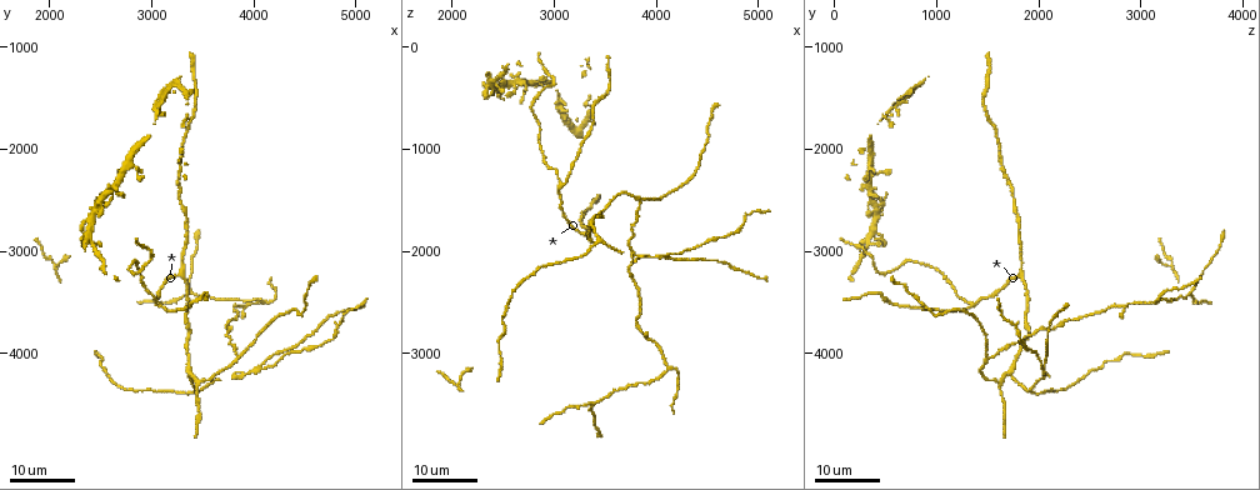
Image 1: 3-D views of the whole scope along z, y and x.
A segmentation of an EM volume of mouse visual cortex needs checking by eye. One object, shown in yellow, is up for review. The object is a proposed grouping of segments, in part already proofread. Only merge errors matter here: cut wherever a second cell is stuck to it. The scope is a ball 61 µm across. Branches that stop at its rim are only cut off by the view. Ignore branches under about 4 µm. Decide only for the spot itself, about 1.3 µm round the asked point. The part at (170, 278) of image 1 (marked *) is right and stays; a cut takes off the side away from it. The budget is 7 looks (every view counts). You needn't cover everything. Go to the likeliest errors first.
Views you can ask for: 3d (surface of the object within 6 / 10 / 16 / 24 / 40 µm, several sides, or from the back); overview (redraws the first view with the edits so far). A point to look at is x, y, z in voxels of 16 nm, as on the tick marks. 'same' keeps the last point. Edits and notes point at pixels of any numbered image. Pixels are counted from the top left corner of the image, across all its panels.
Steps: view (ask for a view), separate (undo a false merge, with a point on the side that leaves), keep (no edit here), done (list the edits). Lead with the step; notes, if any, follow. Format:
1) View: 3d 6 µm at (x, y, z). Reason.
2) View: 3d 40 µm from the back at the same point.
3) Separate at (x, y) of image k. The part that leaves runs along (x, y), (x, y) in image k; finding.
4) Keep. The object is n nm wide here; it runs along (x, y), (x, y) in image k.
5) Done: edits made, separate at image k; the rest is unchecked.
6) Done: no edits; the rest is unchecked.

View: 3d 24 µm at (3340, 3220, 1840). Side arm on a straight run.

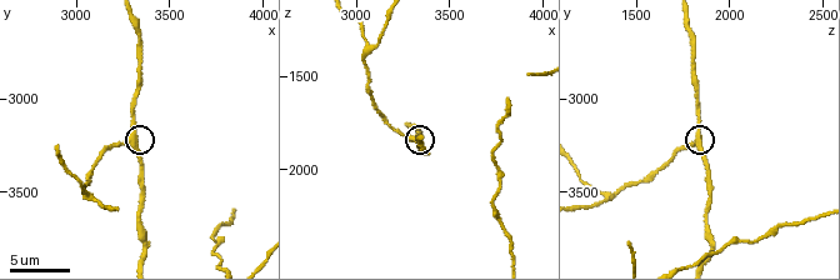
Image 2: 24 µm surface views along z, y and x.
View: 3d 6 µm at (3320, 3240, 1840). Closer look.

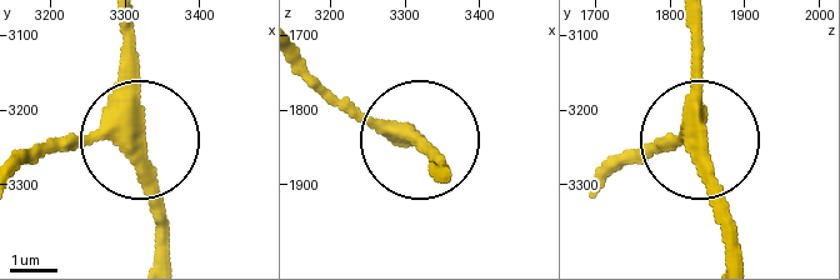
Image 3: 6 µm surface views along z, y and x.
Keep. The side arm is 38 µm long; it runs along (38, 153), (136, 136), (129, 21) in image 3; continuous, no second cell.

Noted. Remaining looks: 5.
View: 3d 24 µm at (3840, 4060, 1520). Three arms meet.

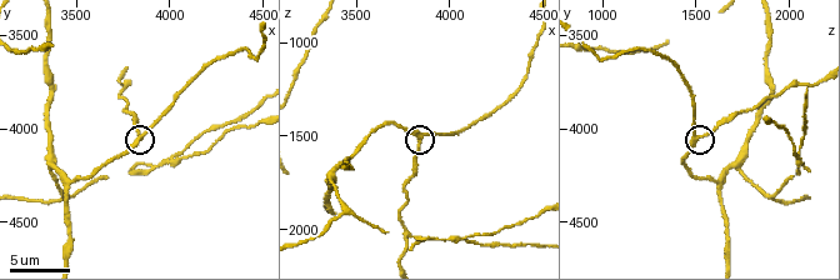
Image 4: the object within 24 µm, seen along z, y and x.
View: 3d 6 µm at (3820, 4060, 1520).

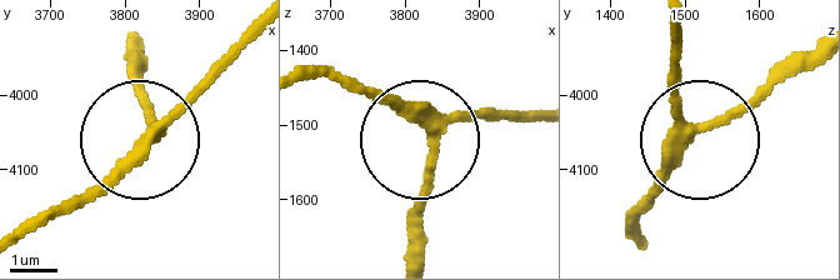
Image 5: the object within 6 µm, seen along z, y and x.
Keep. It runs along (30, 230), (90, 198), (230, 59) in image 5; one cell here.

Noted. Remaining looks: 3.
View: 3d 16 µm at (3080, 3540, 1340). Branch point.

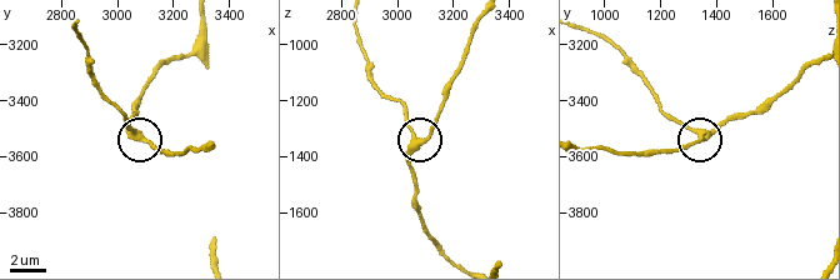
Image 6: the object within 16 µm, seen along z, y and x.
Keep. It runs along (445, 254), (421, 220), (411, 161), (413, 148), (441, 109) in image 6; all the same cell.

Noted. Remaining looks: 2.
Done: no edits; the rest is unchecked.

